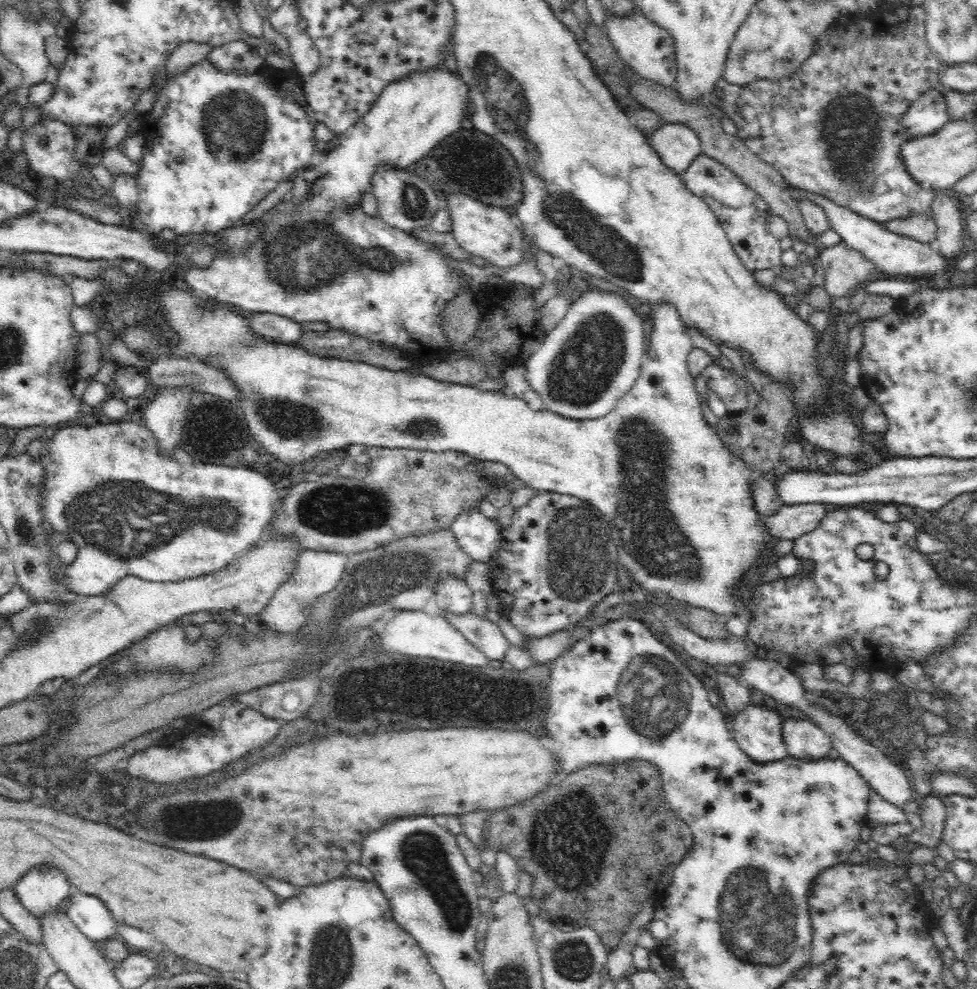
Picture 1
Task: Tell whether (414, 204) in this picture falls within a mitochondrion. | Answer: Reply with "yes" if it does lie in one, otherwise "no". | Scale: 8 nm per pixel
yes

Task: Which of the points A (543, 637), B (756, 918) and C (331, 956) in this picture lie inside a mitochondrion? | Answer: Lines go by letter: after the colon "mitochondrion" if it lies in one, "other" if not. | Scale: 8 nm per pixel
A: other
B: mitochondrion
C: mitochondrion

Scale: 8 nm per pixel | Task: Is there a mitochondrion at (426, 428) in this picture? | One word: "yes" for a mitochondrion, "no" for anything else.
yes

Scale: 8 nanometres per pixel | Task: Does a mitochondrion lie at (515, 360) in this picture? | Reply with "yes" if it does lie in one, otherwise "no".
no

